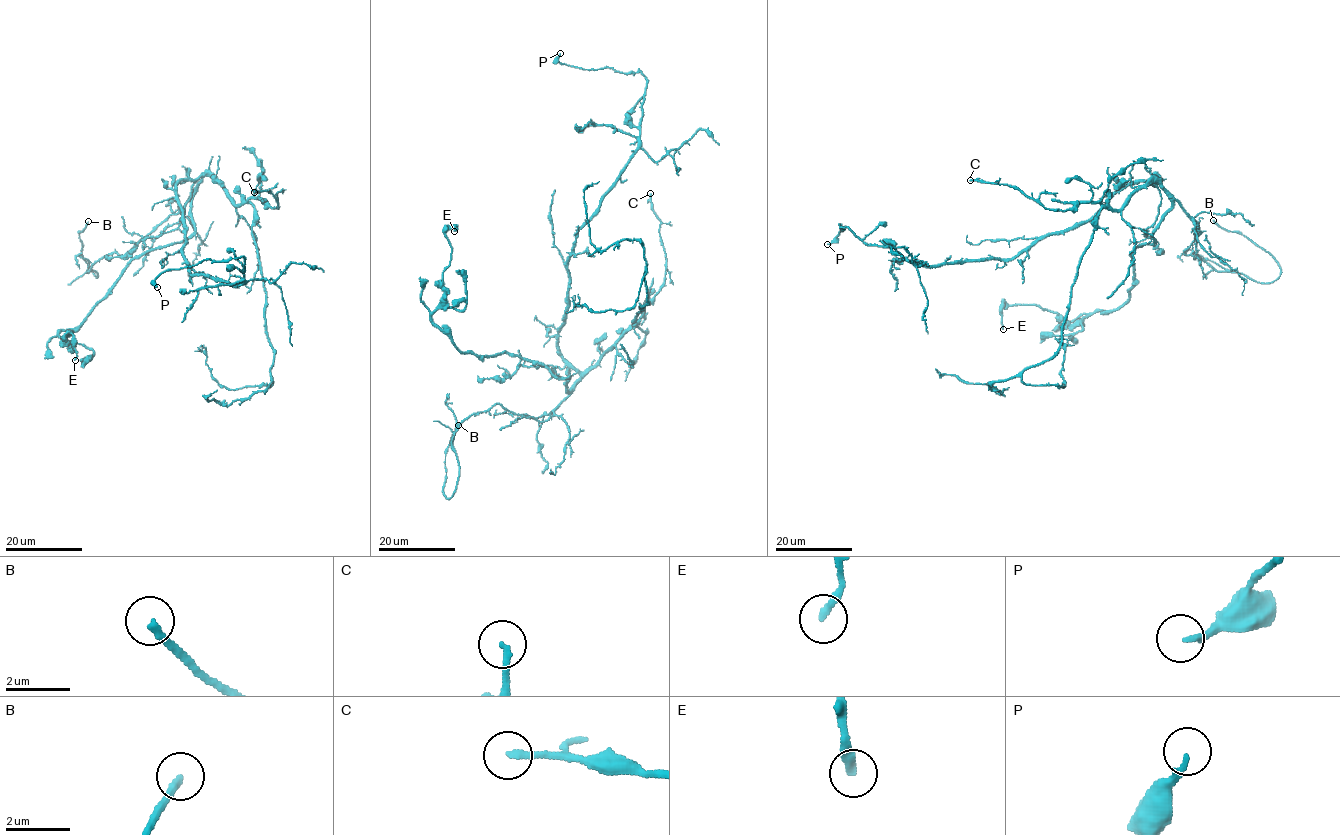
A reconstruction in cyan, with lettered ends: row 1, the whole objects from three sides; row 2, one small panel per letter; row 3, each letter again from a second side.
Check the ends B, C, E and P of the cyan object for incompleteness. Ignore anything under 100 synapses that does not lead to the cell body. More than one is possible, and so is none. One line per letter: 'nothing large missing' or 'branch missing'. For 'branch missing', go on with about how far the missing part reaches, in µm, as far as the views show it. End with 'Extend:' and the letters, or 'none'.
B: branch missing; about 60 µm are missing
C: nothing large missing
E: nothing large missing
P: nothing large missing
Extend: B

